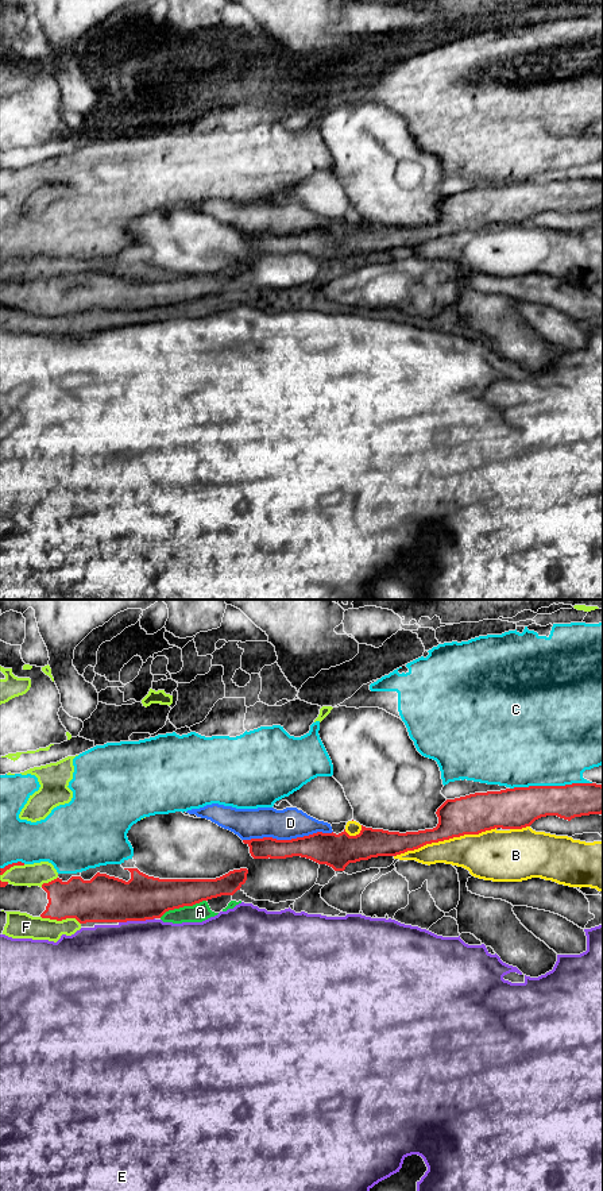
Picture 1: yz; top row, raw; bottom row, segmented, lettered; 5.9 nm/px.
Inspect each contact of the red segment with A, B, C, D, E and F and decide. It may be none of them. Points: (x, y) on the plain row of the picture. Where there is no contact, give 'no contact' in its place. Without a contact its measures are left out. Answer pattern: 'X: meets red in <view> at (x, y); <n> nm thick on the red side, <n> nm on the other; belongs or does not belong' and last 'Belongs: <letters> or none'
A: meets red in yz at (182, 301); 260 nm thick on the red side, 110 nm on the other; does not belong
B: meets red in yz at (445, 234); 240 nm thick on the red side, 260 nm on the other; does not belong
C: meets red in yz at (551, 181); 240 nm thick on the red side, 500 nm on the other; does not belong
D: meets red in yz at (288, 235); 190 nm thick on the red side, 190 nm on the other; does not belong
E: meets red in yz at (136, 315); 280 nm thick on the red side, 500 nm on the other; does not belong
F: meets red in yz at (61, 315); 260 nm thick on the red side, 160 nm on the other; does not belong
Belongs: none

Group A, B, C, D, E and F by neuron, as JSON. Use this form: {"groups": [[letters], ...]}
{"groups": [["A"], ["B", "D"], ["C"], ["E"], ["F"]]}

